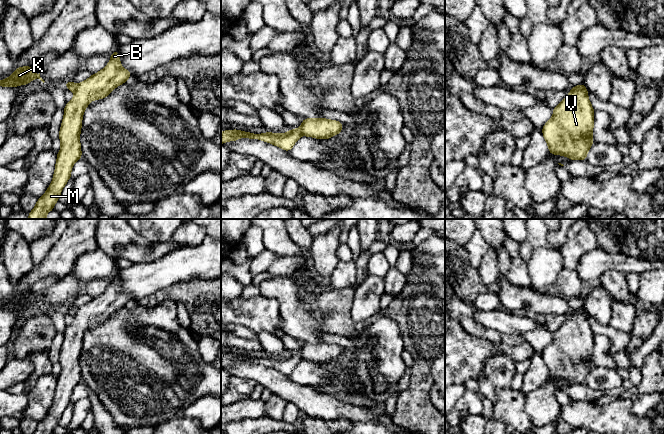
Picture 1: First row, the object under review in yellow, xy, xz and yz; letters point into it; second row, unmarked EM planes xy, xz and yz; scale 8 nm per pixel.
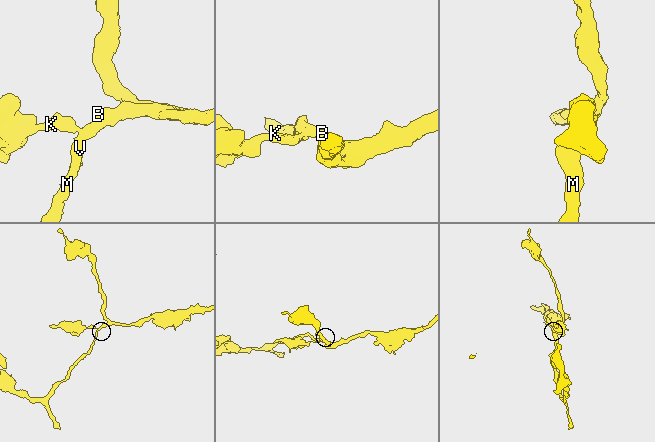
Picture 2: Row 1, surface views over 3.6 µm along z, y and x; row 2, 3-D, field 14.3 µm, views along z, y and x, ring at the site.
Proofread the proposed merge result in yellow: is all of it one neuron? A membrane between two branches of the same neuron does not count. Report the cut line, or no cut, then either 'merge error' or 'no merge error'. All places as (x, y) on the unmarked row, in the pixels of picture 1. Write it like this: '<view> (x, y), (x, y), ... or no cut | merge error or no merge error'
xy (77, 308), (73, 315) | merge error

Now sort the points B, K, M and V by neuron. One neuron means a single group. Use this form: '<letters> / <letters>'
B M V / K

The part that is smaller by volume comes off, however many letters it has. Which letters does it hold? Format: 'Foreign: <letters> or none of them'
Foreign: K

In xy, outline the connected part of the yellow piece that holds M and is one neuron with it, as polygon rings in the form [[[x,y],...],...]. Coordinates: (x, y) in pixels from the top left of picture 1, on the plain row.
[[[112,276],[109,287],[98,297],[77,308],[74,321],[66,327],[59,363],[61,373],[57,377],[57,385],[53,404],[47,415],[38,425],[33,434],[53,434],[59,424],[61,415],[71,402],[74,387],[82,382],[80,356],[83,337],[92,324],[106,322],[113,313],[126,307],[132,297],[124,293],[120,287],[120,279]]]

